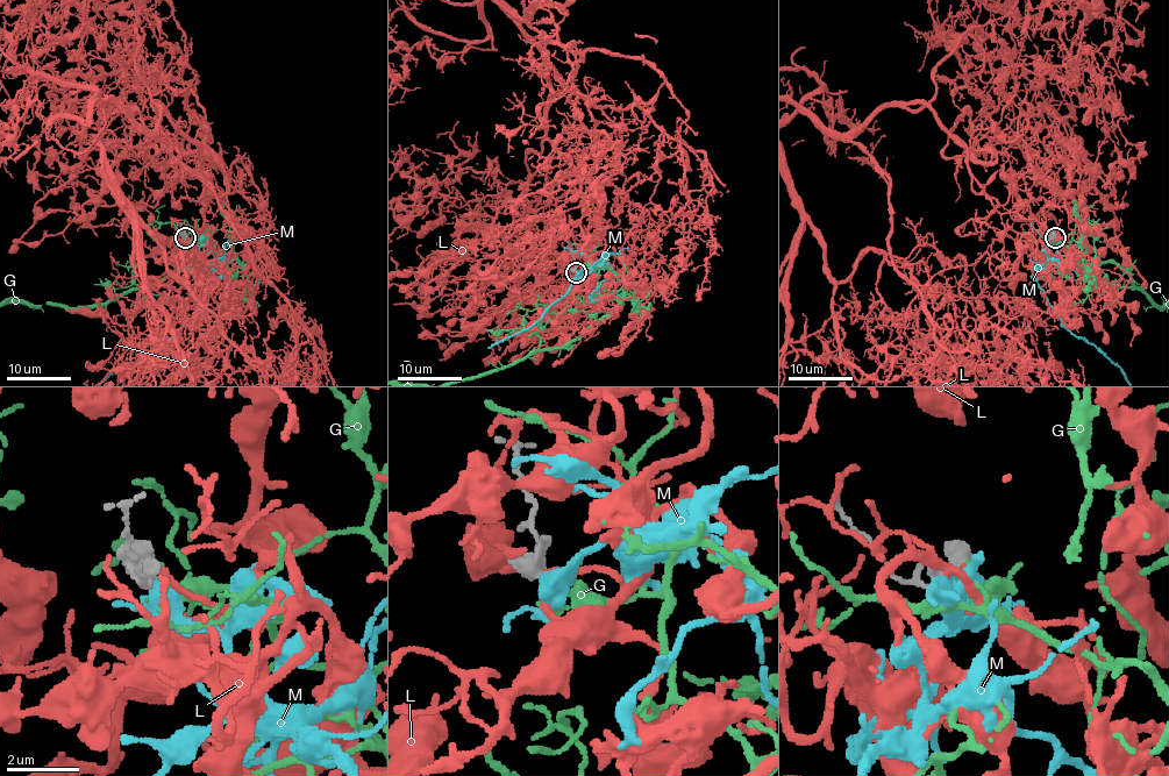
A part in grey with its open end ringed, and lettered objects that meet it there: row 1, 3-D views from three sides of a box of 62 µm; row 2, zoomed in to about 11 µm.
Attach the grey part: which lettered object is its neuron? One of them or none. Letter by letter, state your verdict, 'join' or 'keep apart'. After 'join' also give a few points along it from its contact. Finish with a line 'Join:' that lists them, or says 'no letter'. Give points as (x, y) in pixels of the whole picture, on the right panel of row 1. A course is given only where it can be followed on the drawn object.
G: keep apart
L: keep apart
M: join
Join: M

